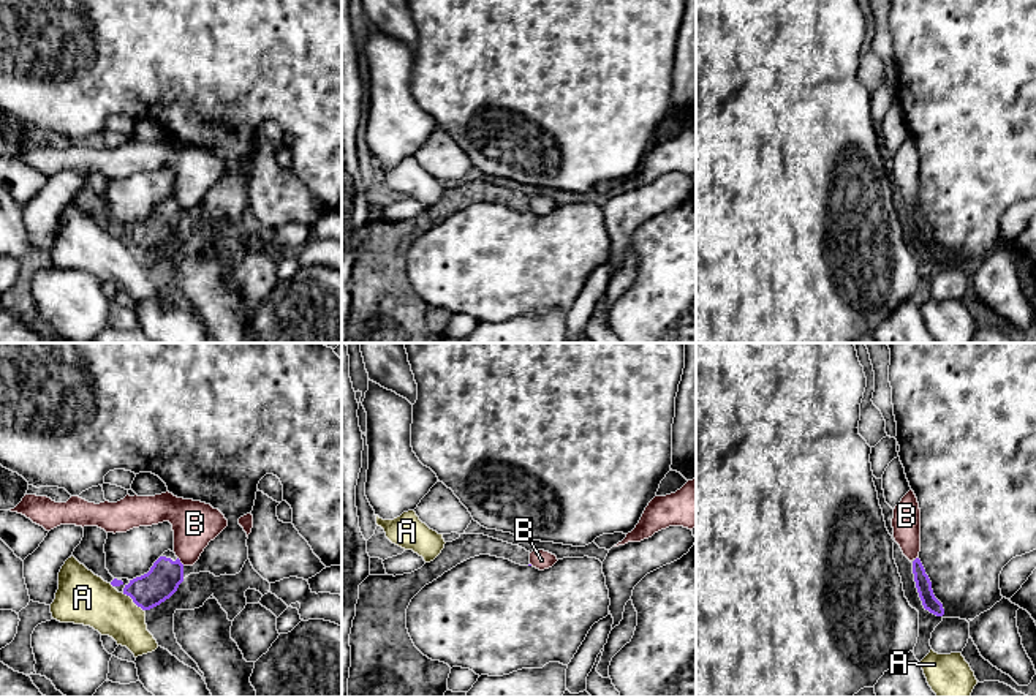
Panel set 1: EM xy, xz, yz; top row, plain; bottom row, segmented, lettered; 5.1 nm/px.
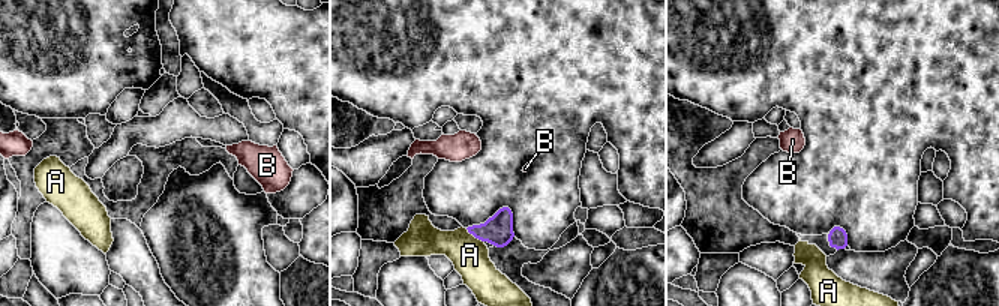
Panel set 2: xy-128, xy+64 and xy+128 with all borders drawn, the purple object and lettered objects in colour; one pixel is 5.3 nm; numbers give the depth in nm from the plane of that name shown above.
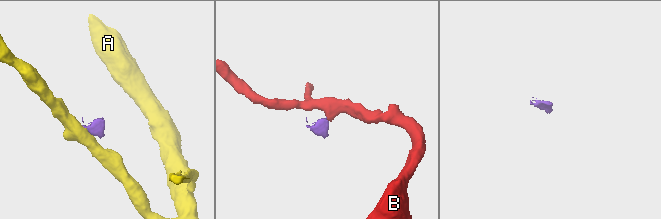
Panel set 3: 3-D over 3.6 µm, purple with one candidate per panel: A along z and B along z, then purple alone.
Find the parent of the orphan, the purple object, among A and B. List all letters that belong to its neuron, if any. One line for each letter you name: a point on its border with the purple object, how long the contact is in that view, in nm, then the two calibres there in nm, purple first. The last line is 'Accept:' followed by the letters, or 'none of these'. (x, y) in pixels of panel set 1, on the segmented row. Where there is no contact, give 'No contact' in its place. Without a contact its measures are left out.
Accept: none of these

